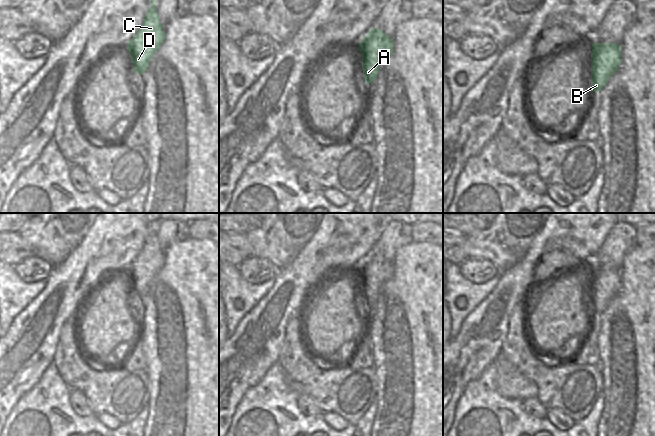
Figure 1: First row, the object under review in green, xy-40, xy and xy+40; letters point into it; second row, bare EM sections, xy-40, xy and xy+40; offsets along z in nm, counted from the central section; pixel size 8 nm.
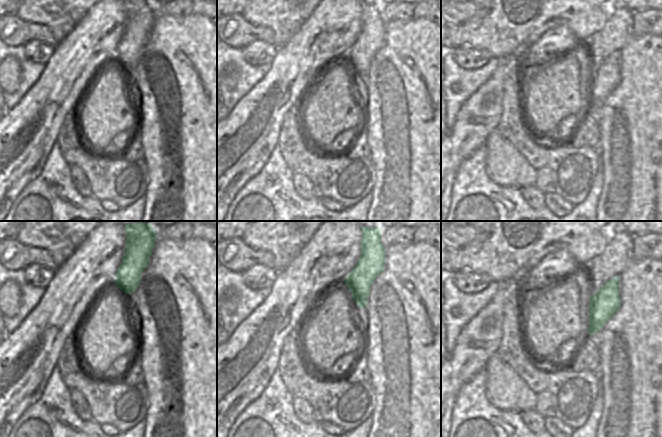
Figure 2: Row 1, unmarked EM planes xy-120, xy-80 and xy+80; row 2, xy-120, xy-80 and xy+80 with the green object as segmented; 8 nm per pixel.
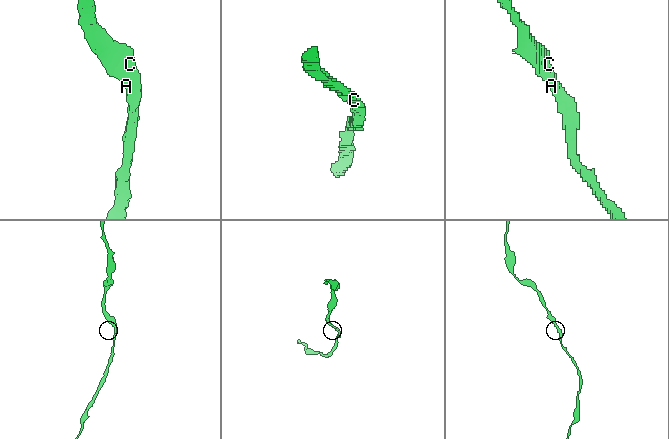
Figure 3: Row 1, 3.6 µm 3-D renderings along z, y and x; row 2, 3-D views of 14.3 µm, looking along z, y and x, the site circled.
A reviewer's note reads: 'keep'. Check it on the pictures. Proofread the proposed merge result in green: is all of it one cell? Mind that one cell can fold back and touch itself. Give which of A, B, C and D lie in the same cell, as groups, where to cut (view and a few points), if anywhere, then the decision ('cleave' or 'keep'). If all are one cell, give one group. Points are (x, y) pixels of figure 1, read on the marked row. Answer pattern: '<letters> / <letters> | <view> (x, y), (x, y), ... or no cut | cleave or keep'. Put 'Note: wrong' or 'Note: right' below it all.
A B C D | no cut | keep
Note: right

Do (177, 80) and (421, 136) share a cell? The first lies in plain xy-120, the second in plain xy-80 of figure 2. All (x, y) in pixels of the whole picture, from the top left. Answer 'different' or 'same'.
same

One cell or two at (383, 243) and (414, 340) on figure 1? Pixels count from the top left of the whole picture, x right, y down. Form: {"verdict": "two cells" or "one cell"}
{"verdict": "two cells"}

